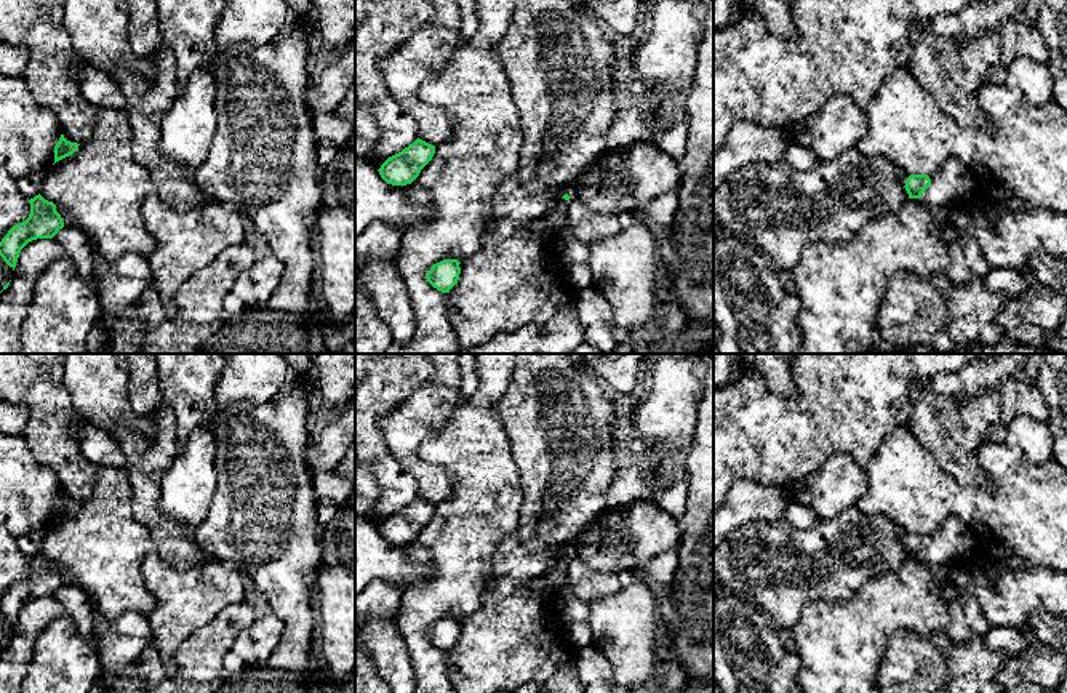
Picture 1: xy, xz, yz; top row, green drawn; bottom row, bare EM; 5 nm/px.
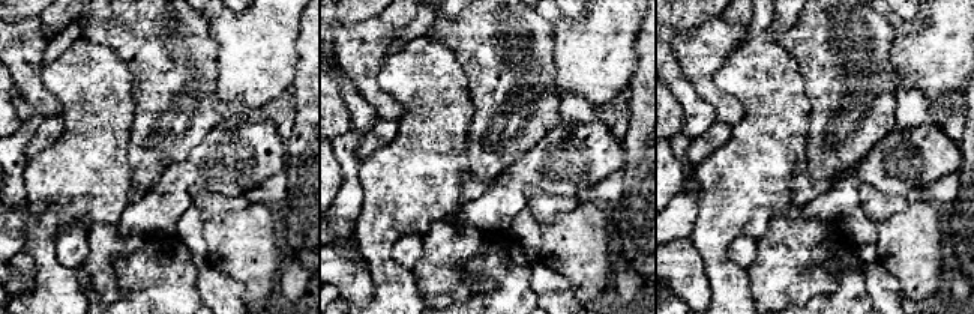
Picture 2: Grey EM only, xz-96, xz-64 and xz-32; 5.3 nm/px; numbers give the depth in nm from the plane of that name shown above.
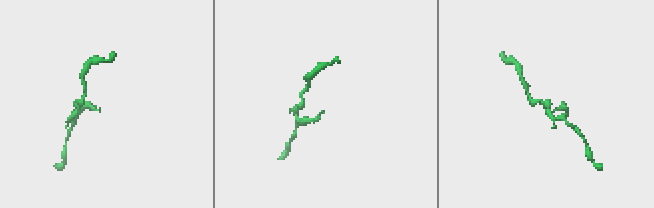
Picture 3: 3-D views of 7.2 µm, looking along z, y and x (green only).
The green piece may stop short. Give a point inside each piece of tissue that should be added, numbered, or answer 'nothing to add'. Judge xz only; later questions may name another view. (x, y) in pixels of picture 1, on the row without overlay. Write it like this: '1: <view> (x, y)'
1: xz (627, 538)

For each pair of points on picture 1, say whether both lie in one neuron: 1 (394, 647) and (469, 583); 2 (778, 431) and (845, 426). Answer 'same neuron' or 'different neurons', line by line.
1: different neurons
2: same neuron

